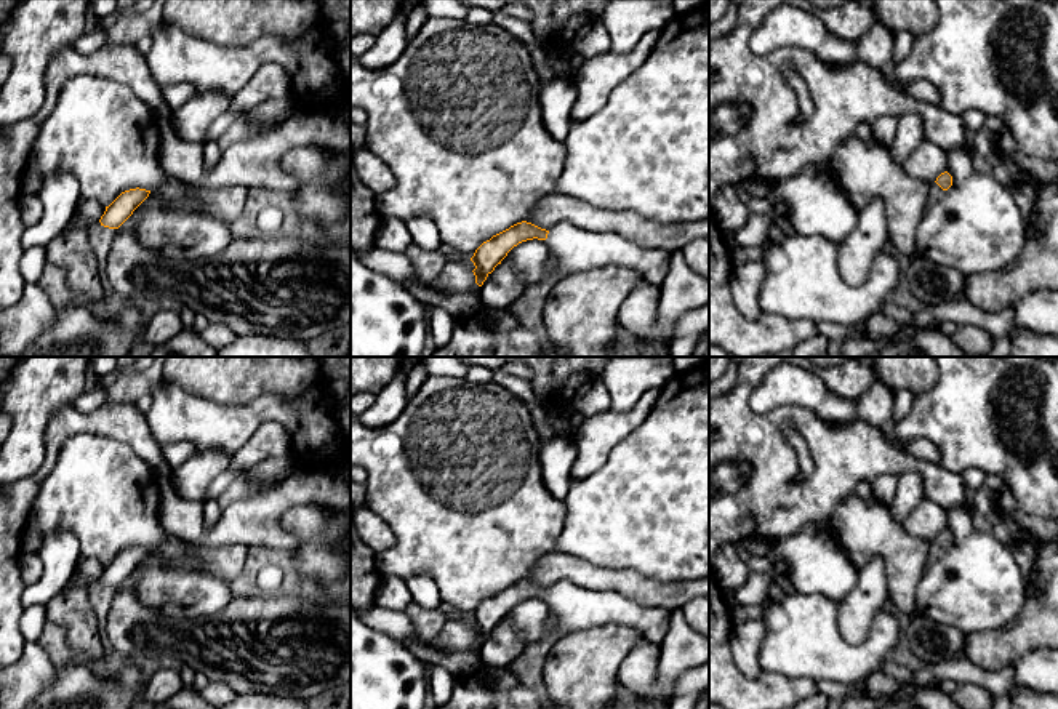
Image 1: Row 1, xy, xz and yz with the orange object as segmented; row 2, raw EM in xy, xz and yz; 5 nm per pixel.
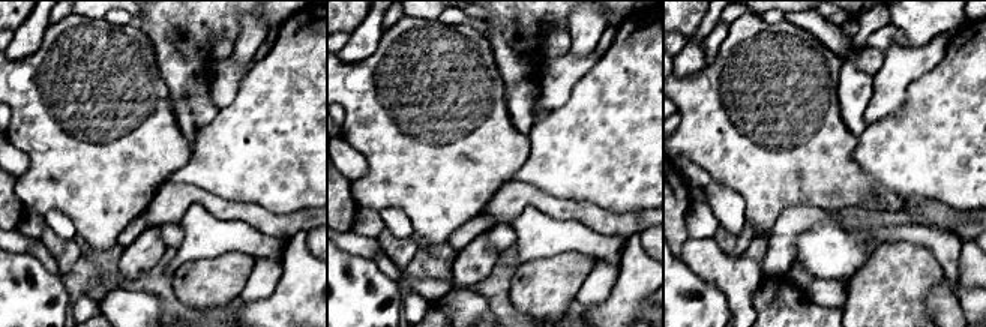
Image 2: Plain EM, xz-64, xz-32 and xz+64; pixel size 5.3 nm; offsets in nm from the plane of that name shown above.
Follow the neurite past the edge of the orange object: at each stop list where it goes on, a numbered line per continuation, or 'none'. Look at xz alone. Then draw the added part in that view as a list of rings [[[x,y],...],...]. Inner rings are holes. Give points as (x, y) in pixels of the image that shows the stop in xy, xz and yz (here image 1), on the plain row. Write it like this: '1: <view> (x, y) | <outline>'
1: xz (573, 607) | [[[571,581],[549,587],[547,605],[554,615],[554,635],[616,623],[631,626],[651,643],[659,645],[667,632],[671,610],[647,607],[616,591],[591,591]]]

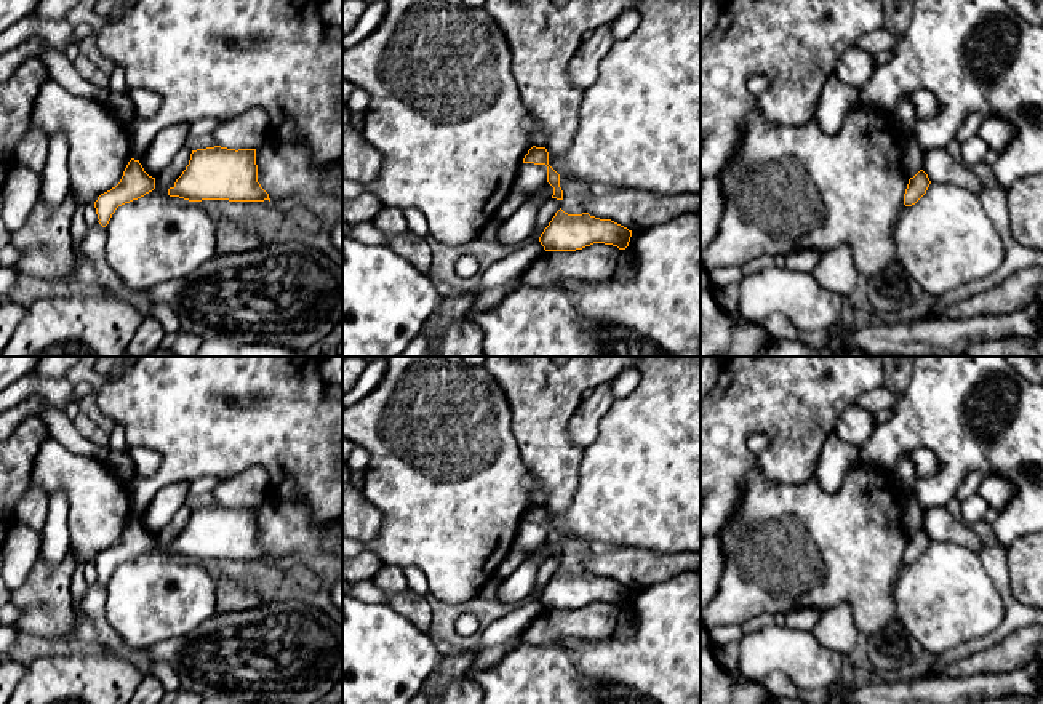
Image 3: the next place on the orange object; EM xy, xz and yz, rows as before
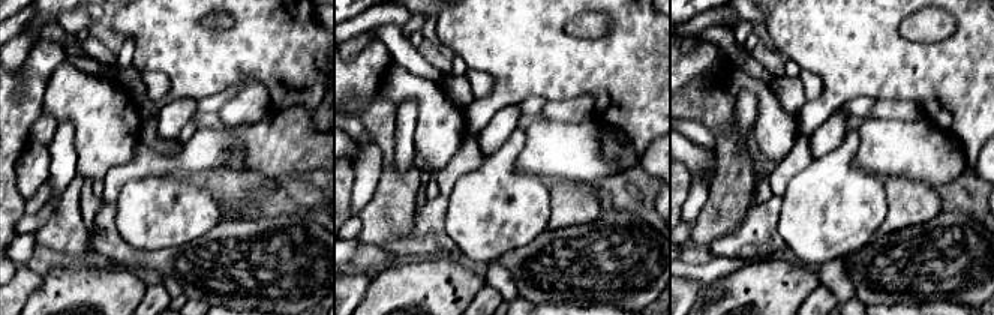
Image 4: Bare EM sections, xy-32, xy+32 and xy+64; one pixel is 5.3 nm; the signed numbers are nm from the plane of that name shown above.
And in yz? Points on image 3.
none

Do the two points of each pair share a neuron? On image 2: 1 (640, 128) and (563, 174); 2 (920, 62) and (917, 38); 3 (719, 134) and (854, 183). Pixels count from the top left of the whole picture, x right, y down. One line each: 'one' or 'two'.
1: one
2: two
3: one

